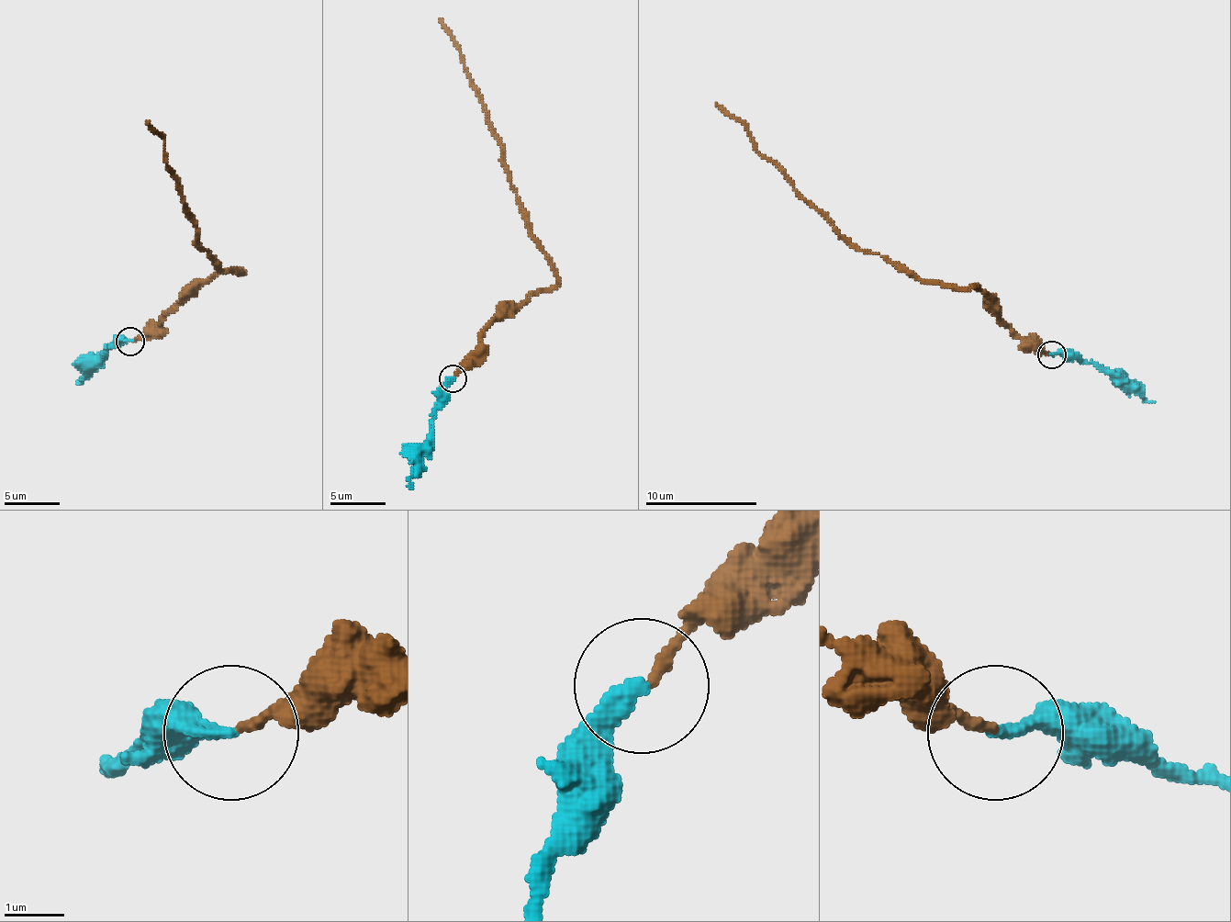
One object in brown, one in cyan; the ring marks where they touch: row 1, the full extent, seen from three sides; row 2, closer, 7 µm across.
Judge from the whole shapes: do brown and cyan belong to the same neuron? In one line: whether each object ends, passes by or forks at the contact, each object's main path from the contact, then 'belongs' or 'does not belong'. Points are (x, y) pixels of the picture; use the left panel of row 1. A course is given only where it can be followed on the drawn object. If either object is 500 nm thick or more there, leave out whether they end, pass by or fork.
brown ends | cyan ends | brown via (132, 341), (219, 273), (243, 272), (225, 273), (201, 246), (182, 185), (166, 163), (164, 140), (146, 121) | cyan via (129, 341), (123, 338), (111, 348), (107, 347), (106, 354), (80, 381), (82, 383) | belongs

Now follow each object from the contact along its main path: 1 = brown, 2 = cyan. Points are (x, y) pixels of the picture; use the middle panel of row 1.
1: (454, 377), (494, 320), (510, 316), (534, 292), (556, 283), (556, 269), (513, 191), (482, 95), (439, 18)
2: (452, 377), (446, 399), (432, 421), (433, 444), (409, 480), (412, 489)

